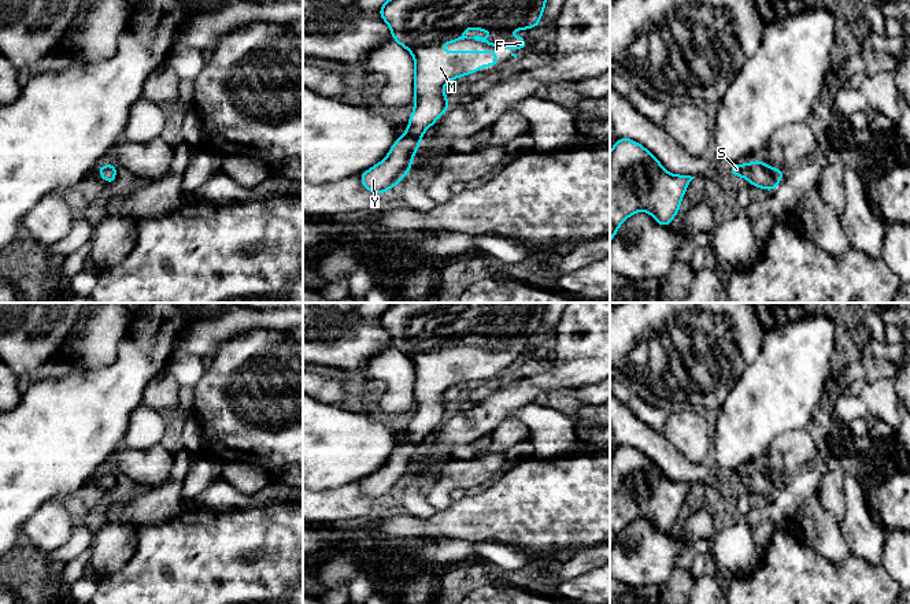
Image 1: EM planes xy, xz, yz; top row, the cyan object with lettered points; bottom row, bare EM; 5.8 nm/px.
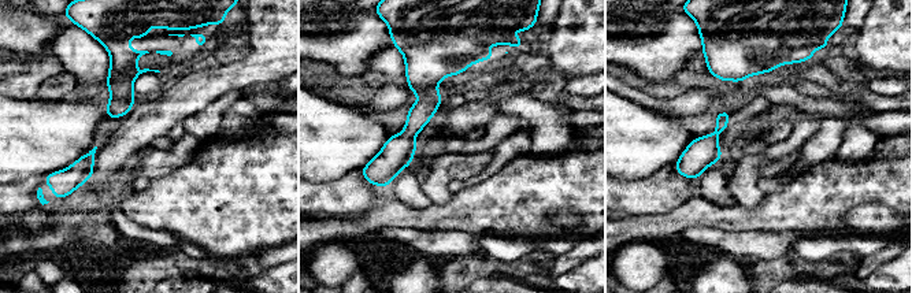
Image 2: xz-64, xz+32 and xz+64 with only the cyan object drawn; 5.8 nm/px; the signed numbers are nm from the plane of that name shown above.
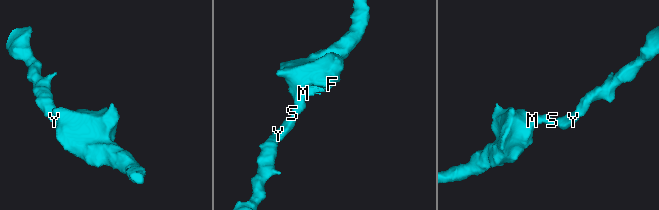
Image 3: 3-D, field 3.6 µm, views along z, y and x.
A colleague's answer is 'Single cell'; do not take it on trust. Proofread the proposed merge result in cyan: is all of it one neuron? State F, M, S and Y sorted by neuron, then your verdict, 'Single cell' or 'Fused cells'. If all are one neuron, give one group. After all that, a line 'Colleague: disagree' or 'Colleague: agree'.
Groups: F M S Y. Single cell
Colleague: agree

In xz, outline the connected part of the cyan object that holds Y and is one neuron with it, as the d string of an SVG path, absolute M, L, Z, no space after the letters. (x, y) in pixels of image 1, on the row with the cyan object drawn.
M386 0L378 15L389 25L392 37L414 56L414 111L408 119L407 131L392 145L386 158L360 174L365 189L373 193L384 193L411 171L413 158L421 144L425 130L434 125L448 108L450 100L443 93L444 85L470 73L482 73L482 66L499 66L496 52L441 52L445 42L474 38L489 45L502 45L506 49L528 47L522 37L467 37L462 30L471 27L482 30L515 30L539 26L545 7L545 0Z

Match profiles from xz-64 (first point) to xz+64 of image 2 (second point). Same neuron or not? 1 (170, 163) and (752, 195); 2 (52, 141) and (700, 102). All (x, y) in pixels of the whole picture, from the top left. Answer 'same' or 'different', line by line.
1: same
2: different

